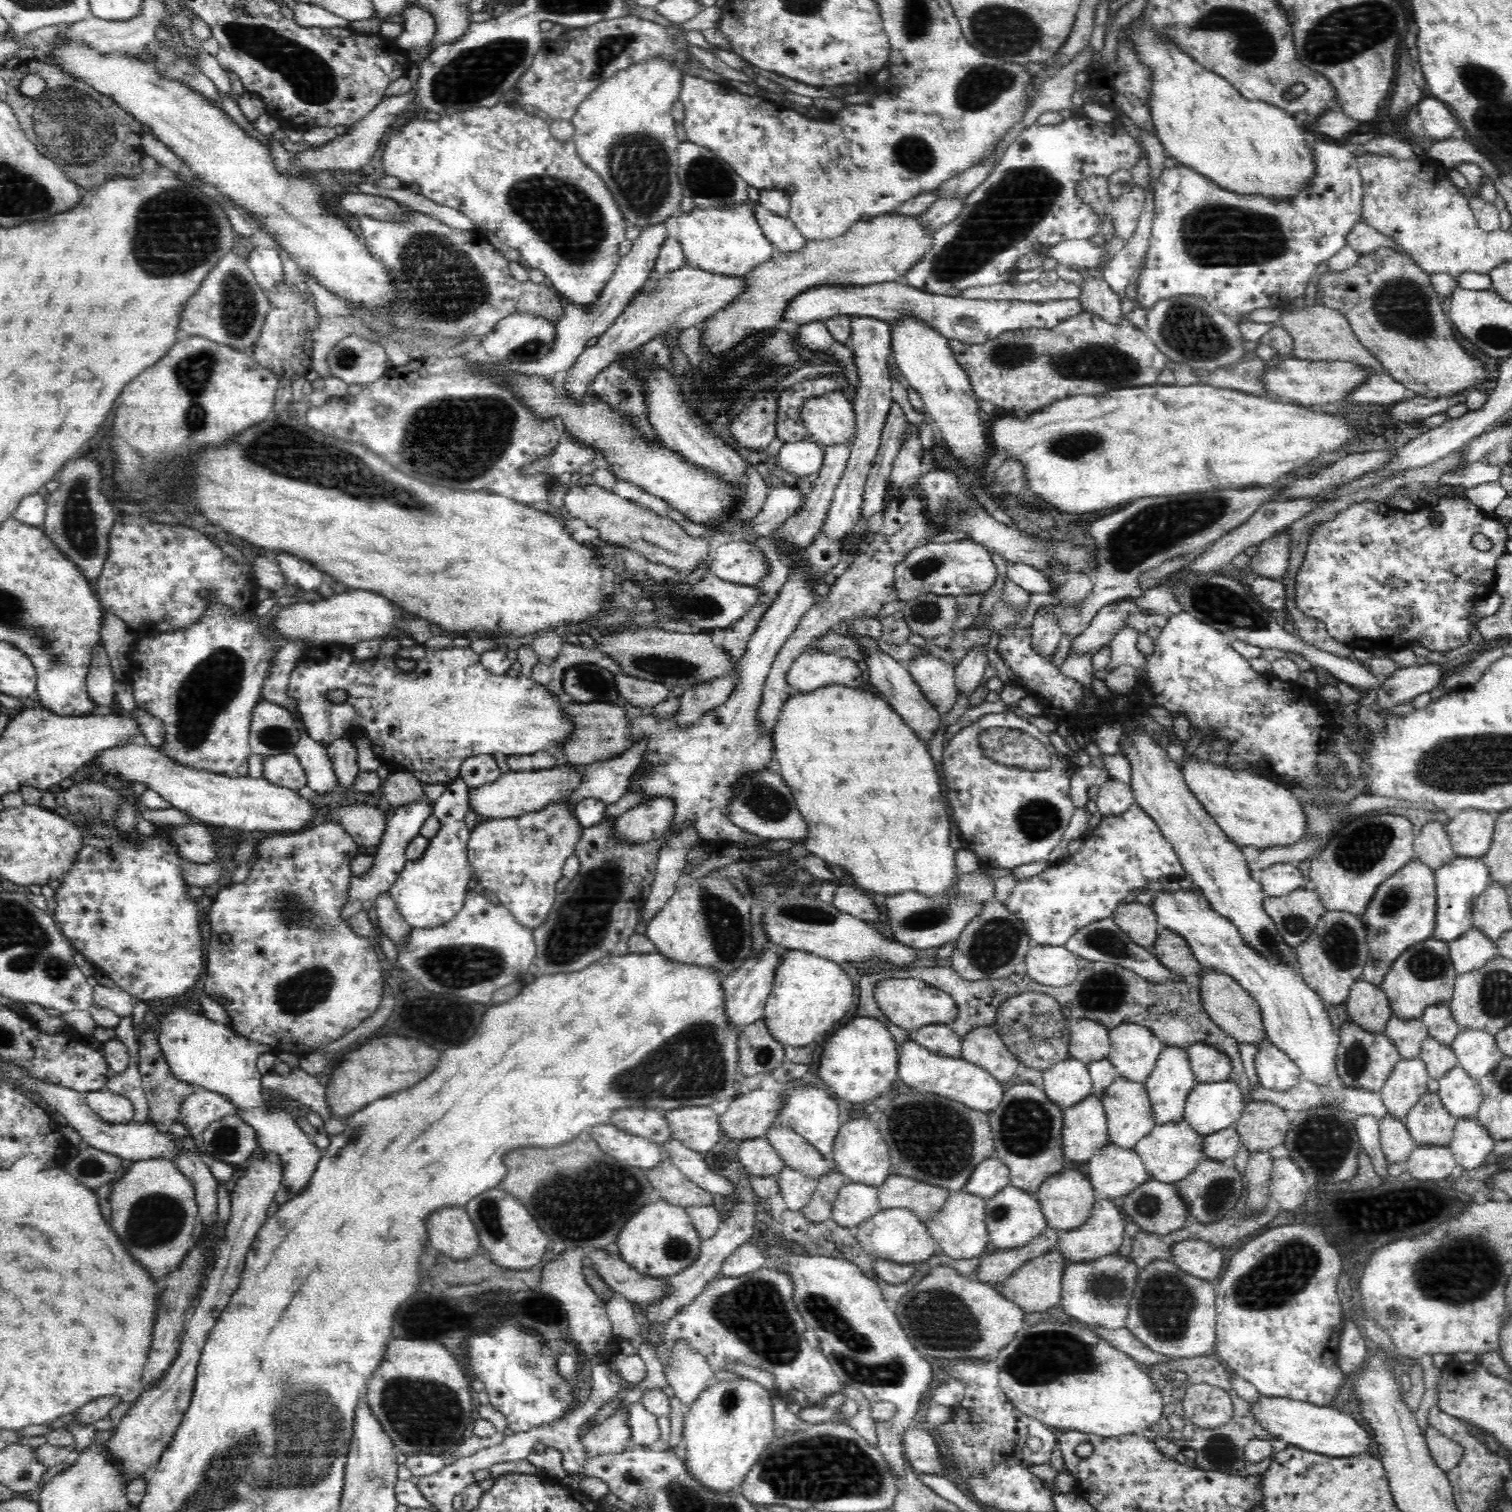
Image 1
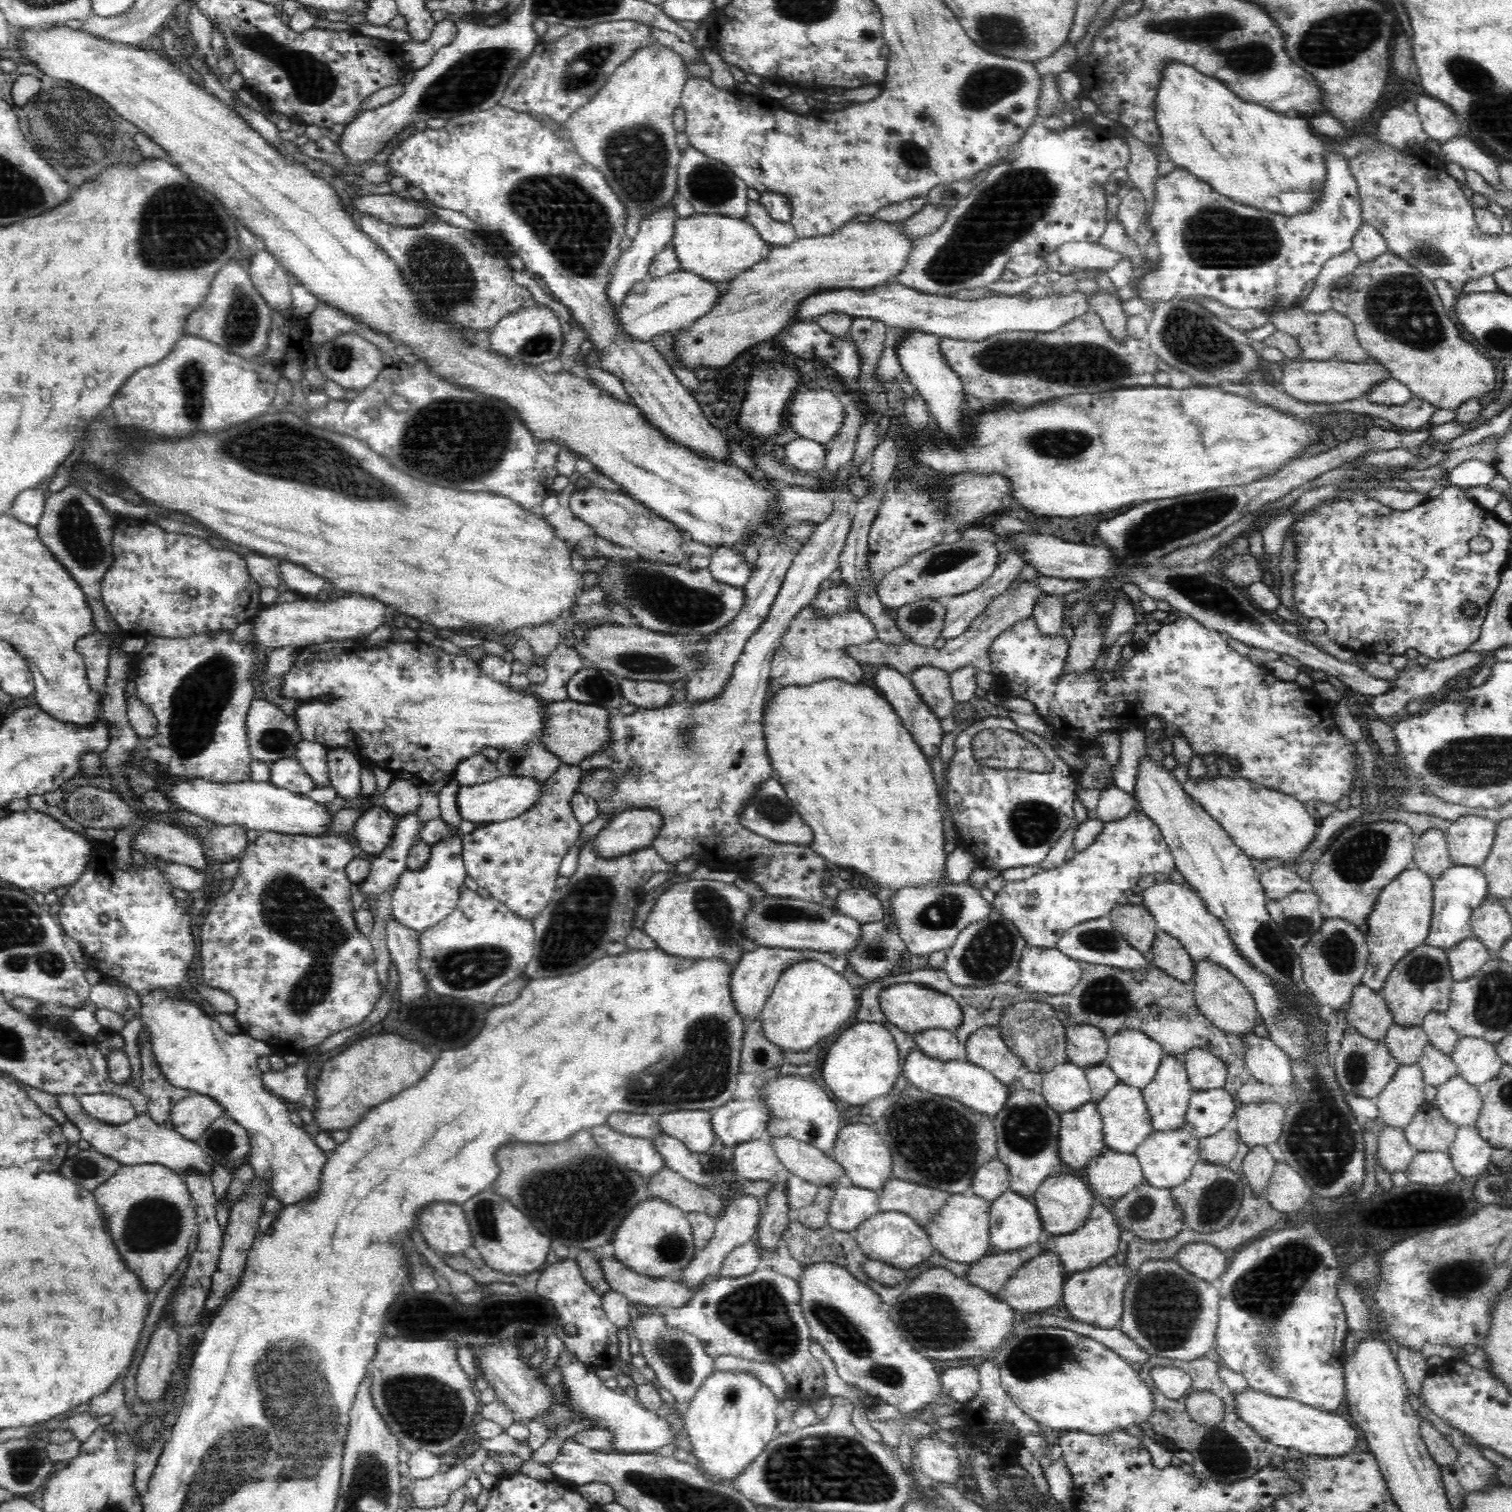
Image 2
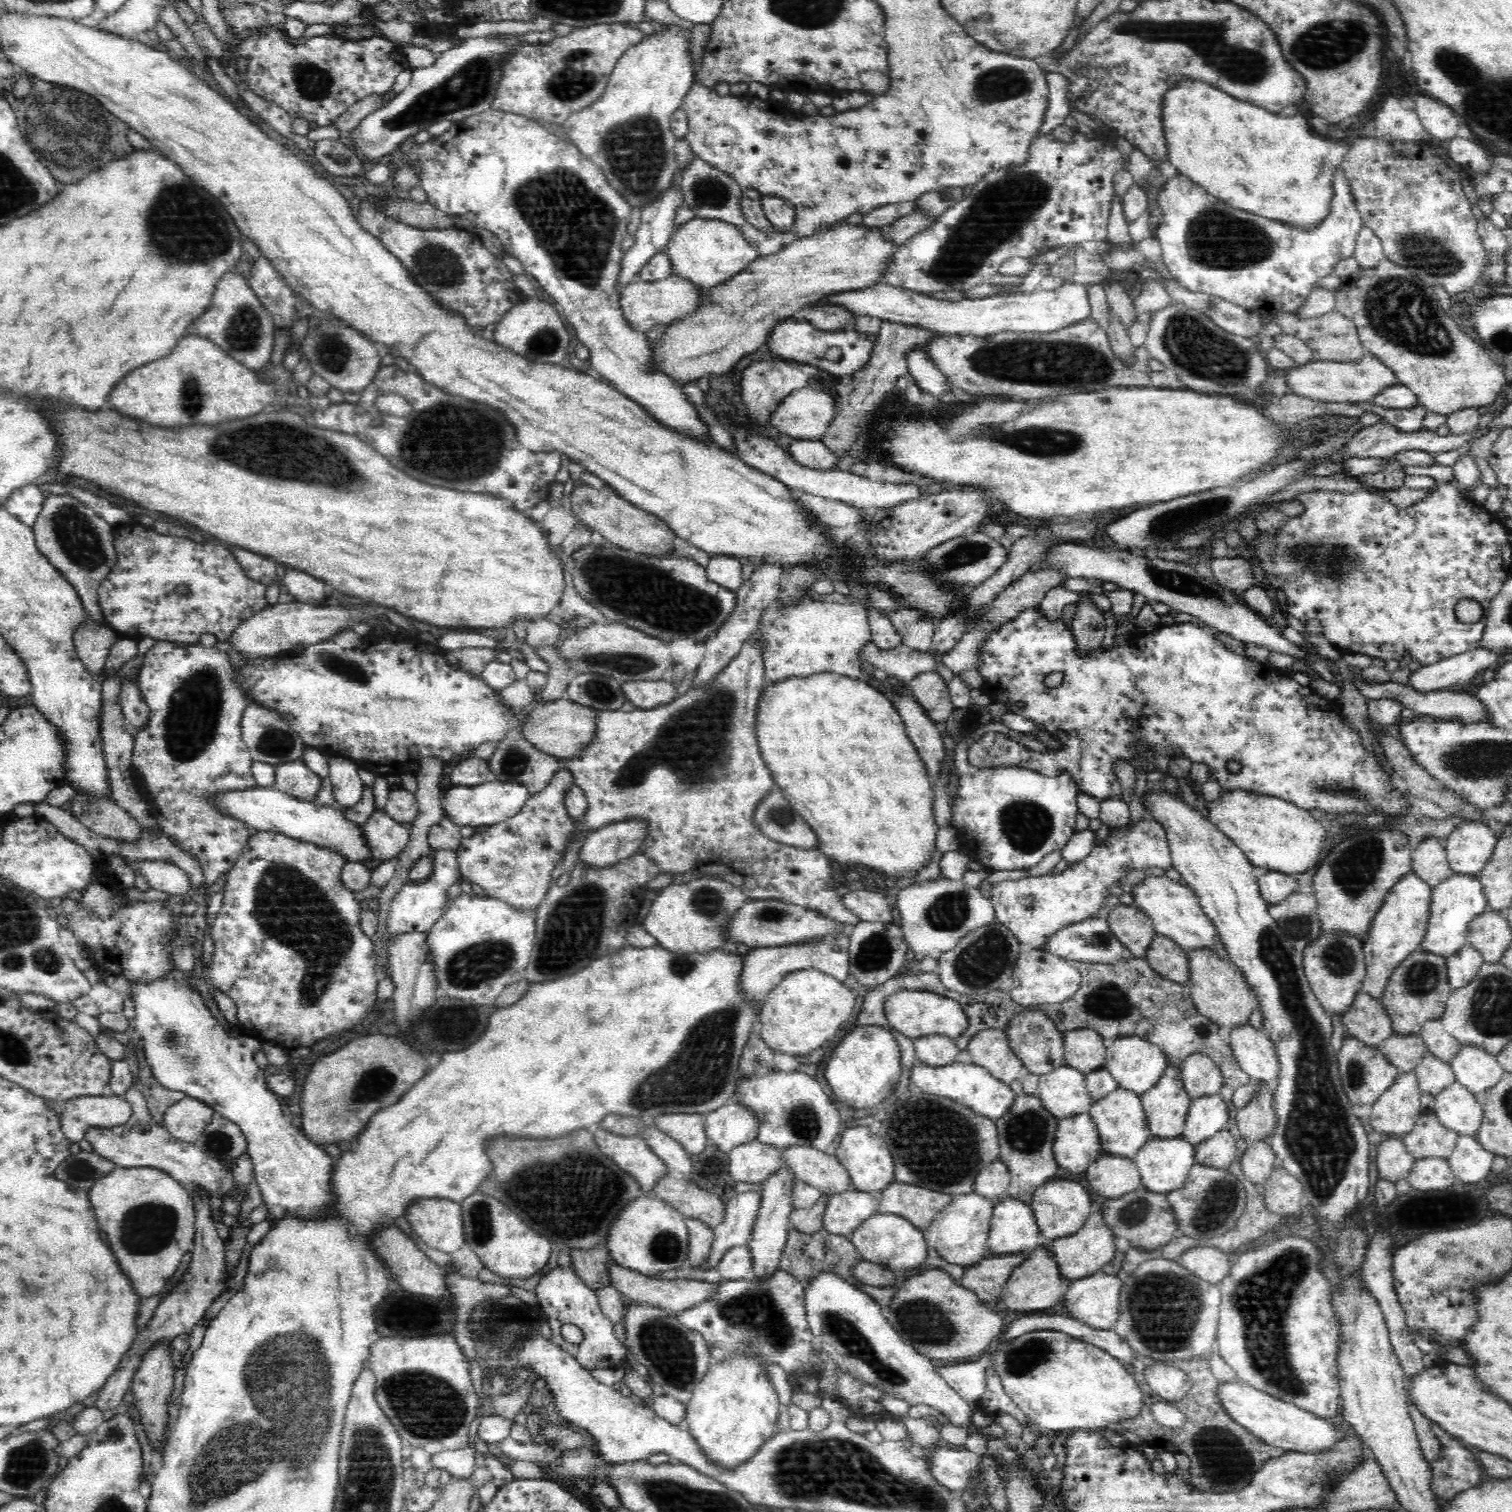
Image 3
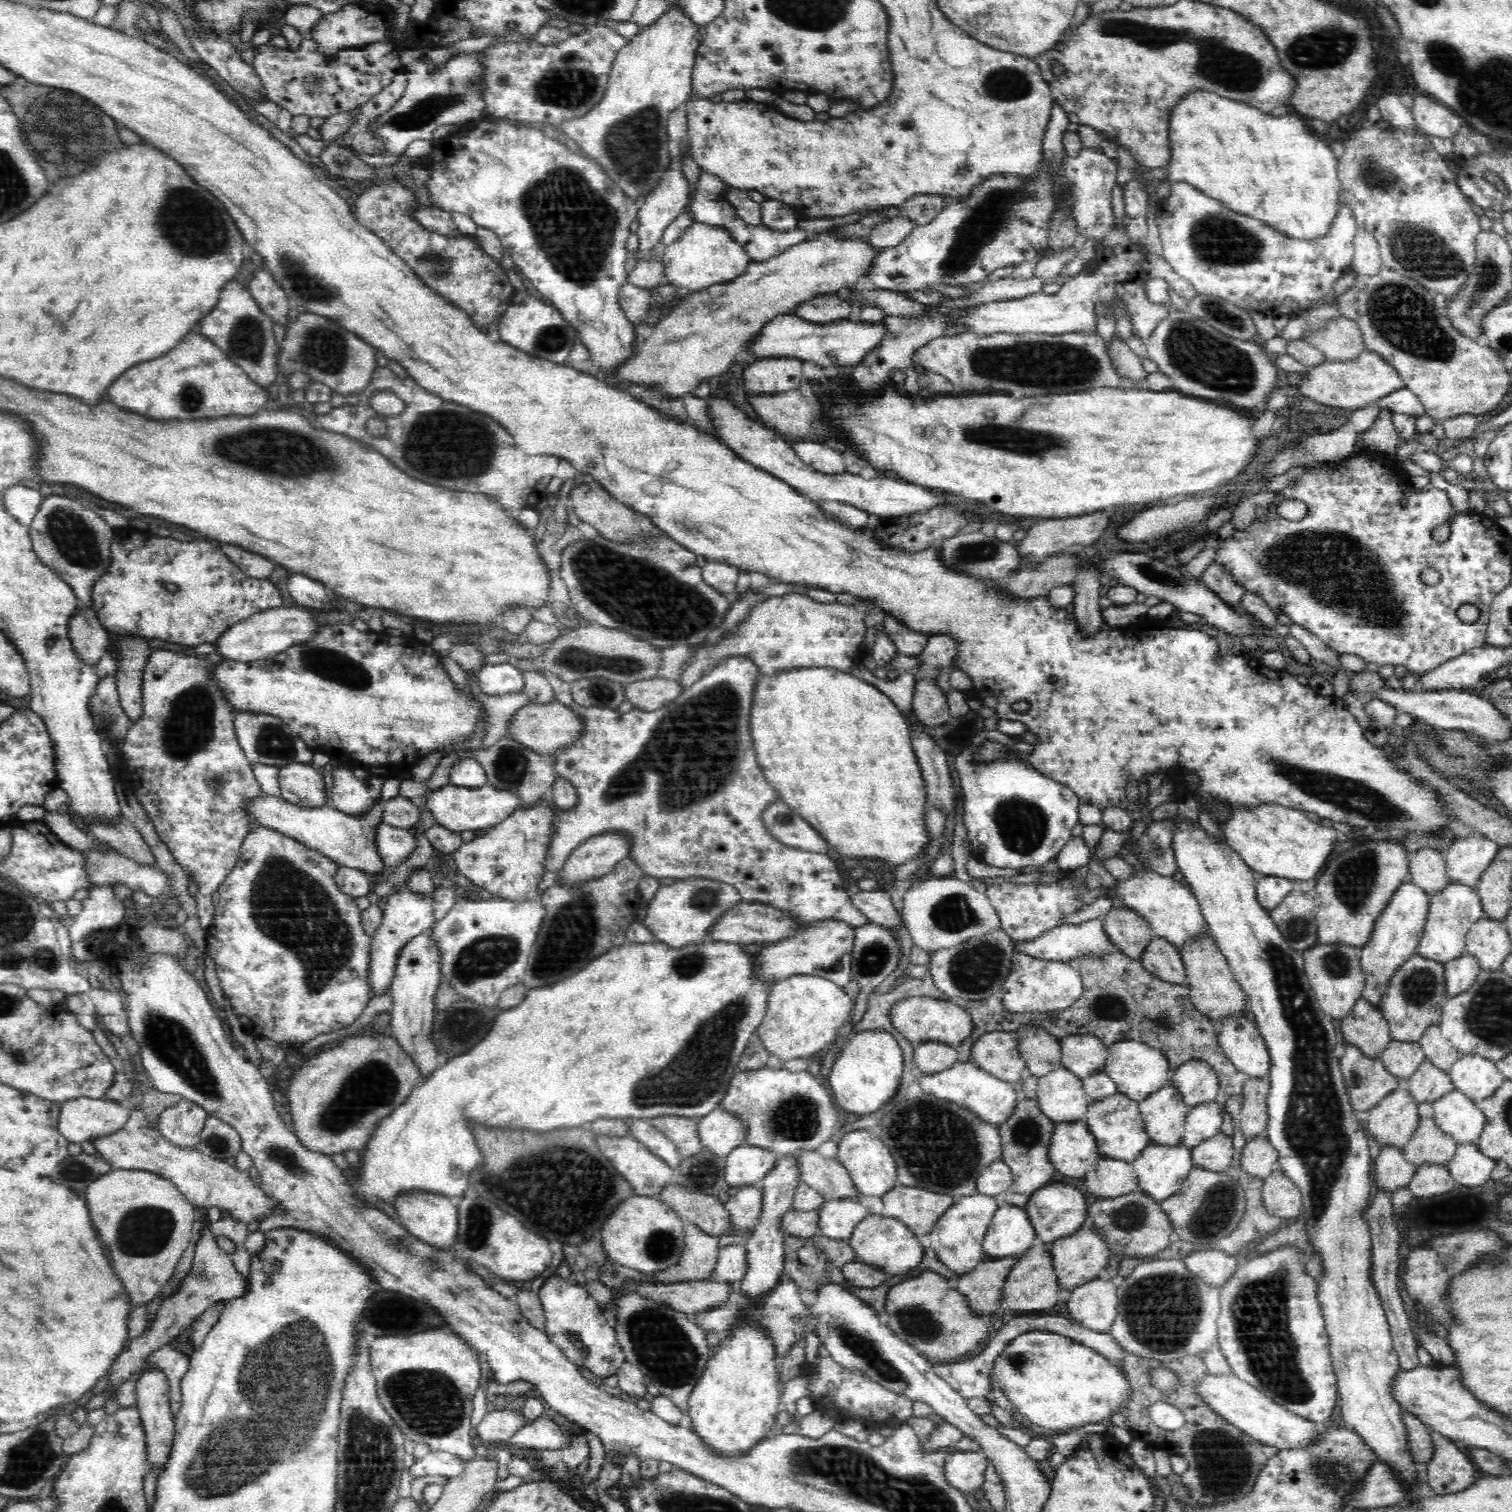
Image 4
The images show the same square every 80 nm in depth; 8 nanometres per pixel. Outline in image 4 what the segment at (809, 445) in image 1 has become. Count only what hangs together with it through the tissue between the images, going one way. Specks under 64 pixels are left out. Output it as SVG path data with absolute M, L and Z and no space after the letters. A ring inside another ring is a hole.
M804 439L793 443L792 447L800 460L814 470L828 474L840 474L846 470L842 452L833 446L818 443L816 439Z

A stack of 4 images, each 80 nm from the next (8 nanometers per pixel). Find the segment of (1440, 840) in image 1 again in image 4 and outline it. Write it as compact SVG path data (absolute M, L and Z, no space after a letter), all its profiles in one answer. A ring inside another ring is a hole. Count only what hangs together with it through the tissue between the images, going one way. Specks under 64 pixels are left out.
M1420 849L1414 855L1408 855L1409 862L1409 879L1412 883L1424 889L1428 896L1433 895L1435 892L1441 892L1445 886L1450 883L1447 878L1446 861L1444 860L1444 853L1438 852L1433 849Z

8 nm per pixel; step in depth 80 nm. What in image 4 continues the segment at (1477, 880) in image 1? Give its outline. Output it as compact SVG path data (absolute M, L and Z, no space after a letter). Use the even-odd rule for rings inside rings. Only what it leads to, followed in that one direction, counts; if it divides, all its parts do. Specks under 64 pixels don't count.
M1448 883L1441 892L1430 895L1429 913L1424 932L1418 944L1417 953L1439 963L1448 963L1465 953L1466 935L1469 927L1485 917L1482 901L1477 887L1462 886L1460 883Z

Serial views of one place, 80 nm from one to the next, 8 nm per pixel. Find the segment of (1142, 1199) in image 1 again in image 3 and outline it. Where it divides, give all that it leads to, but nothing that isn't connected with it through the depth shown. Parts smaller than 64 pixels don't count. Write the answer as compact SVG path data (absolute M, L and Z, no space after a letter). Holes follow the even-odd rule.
M1144 1186L1118 1198L1108 1199L1102 1206L1101 1214L1104 1214L1101 1220L1111 1234L1116 1234L1118 1238L1128 1238L1132 1248L1138 1250L1154 1251L1173 1240L1174 1232L1178 1230L1178 1223L1175 1222L1172 1209L1168 1207L1166 1195L1155 1194Z

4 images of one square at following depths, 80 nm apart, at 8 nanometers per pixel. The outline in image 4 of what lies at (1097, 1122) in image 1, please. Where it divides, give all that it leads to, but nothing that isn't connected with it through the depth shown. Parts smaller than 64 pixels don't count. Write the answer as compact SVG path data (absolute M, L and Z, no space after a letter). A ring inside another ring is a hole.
M1077 1120L1074 1123L1055 1123L1048 1157L1058 1172L1082 1178L1102 1155L1086 1123Z

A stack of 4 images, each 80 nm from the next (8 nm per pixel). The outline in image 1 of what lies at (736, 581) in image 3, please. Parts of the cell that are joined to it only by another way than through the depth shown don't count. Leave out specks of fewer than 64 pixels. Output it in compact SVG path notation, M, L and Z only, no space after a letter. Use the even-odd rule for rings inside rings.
M742 538L719 546L711 555L709 568L718 578L739 585L754 586L762 580L762 576L766 576L766 562L762 549L758 547L757 543L751 544Z

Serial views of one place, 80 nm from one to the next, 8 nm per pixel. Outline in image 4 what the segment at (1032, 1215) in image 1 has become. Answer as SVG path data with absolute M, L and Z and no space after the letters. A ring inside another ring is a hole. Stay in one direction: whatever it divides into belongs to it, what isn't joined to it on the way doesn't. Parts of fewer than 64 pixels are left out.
M1000 1205L983 1240L986 1258L1004 1259L1022 1256L1038 1240L1025 1208Z

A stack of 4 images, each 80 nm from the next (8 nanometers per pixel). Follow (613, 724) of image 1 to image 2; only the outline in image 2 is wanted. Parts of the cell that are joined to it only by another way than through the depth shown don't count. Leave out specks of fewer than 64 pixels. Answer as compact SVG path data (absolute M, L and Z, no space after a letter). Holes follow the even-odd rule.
M575 700L552 701L547 704L546 721L543 732L540 734L540 744L546 750L554 753L566 765L576 765L580 760L599 752L610 741L611 732L608 732L607 721L610 721L610 710L591 704L584 704Z

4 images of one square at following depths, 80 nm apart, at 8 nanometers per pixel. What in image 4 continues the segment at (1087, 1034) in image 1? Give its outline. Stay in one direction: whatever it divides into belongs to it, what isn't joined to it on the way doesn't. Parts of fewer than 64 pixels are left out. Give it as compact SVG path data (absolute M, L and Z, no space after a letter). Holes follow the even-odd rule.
M1066 1035L1061 1039L1062 1067L1079 1079L1101 1072L1109 1052L1096 1035Z

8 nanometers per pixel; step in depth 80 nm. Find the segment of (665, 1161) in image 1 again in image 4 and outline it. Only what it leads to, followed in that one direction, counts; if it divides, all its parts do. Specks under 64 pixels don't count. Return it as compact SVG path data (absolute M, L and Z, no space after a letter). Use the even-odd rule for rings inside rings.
M670 1182L656 1197L676 1212L683 1223L694 1224L707 1235L718 1238L733 1231L733 1222L720 1199L700 1192L688 1192Z

